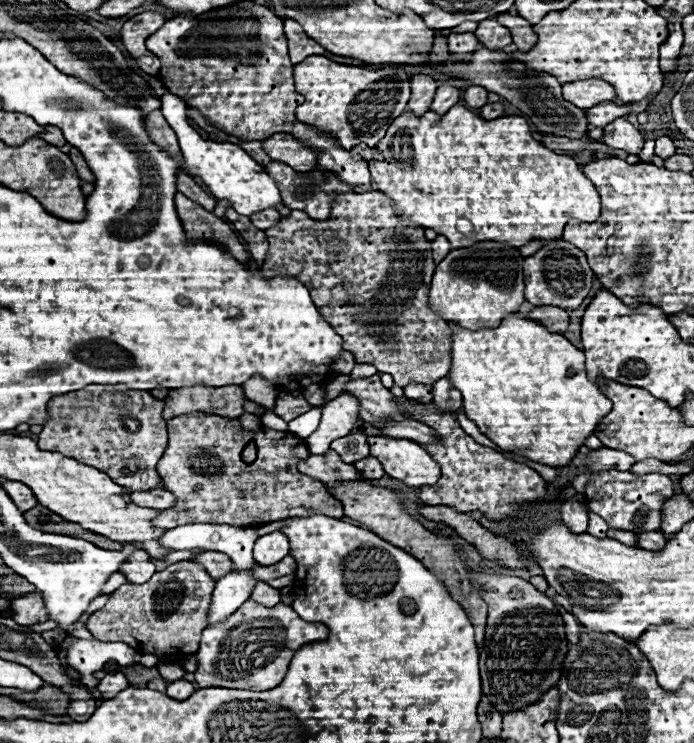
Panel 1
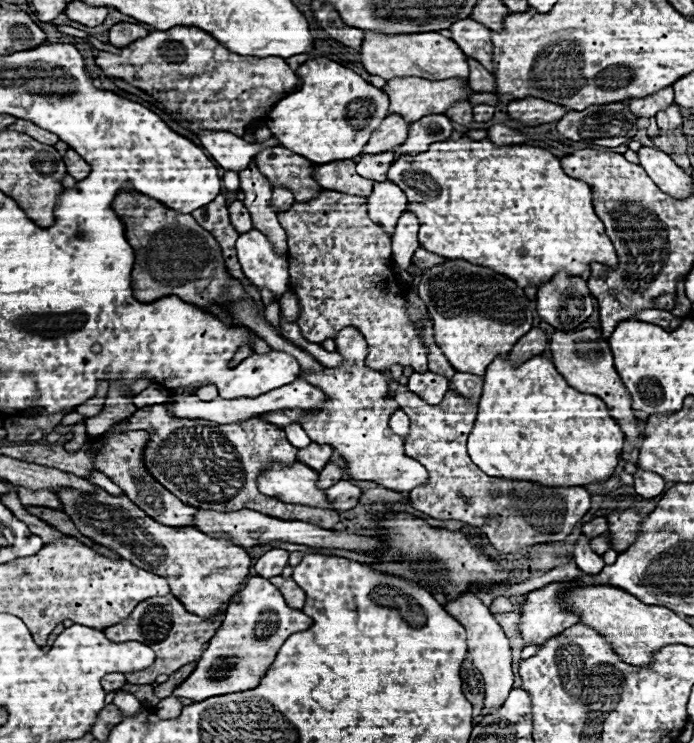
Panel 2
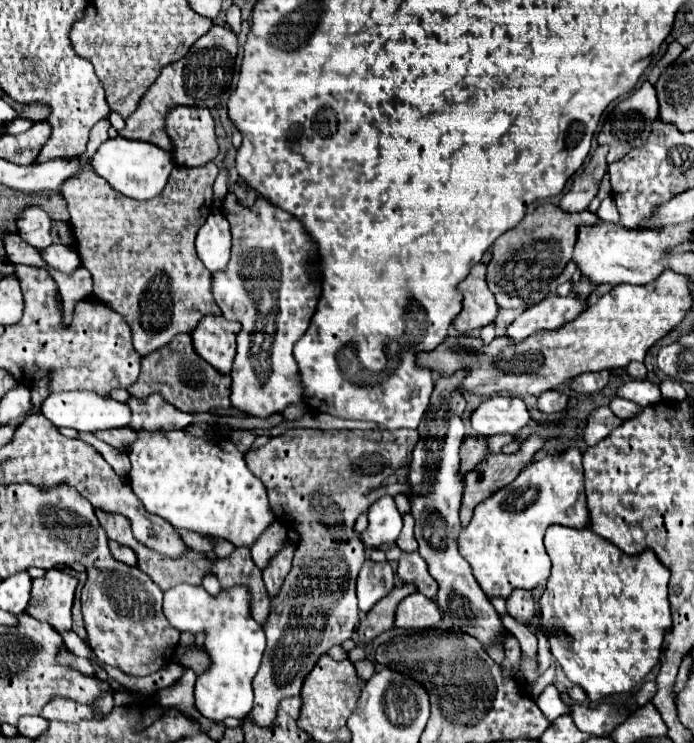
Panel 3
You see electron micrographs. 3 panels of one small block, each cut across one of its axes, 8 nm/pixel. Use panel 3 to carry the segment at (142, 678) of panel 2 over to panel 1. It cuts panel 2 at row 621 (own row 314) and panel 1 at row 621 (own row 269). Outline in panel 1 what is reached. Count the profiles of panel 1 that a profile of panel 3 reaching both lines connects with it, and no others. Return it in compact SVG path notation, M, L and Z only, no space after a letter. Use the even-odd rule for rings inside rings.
M176 562L162 572L156 572L144 584L122 584L112 592L108 604L88 616L86 628L102 642L126 642L136 650L156 656L170 656L174 650L194 654L200 644L200 634L206 624L206 608L214 590L214 580L194 562ZM168 568L178 568L168 572Z

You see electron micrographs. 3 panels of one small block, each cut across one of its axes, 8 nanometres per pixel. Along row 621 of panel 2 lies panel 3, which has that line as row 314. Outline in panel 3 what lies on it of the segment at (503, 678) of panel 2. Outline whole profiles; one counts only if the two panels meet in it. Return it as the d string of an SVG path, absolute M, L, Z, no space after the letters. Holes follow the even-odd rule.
M490 252L484 254L482 262L478 262L470 274L458 284L462 294L462 312L454 320L454 326L460 334L470 334L490 322L494 322L498 304L494 294L486 286L486 266L490 262Z

